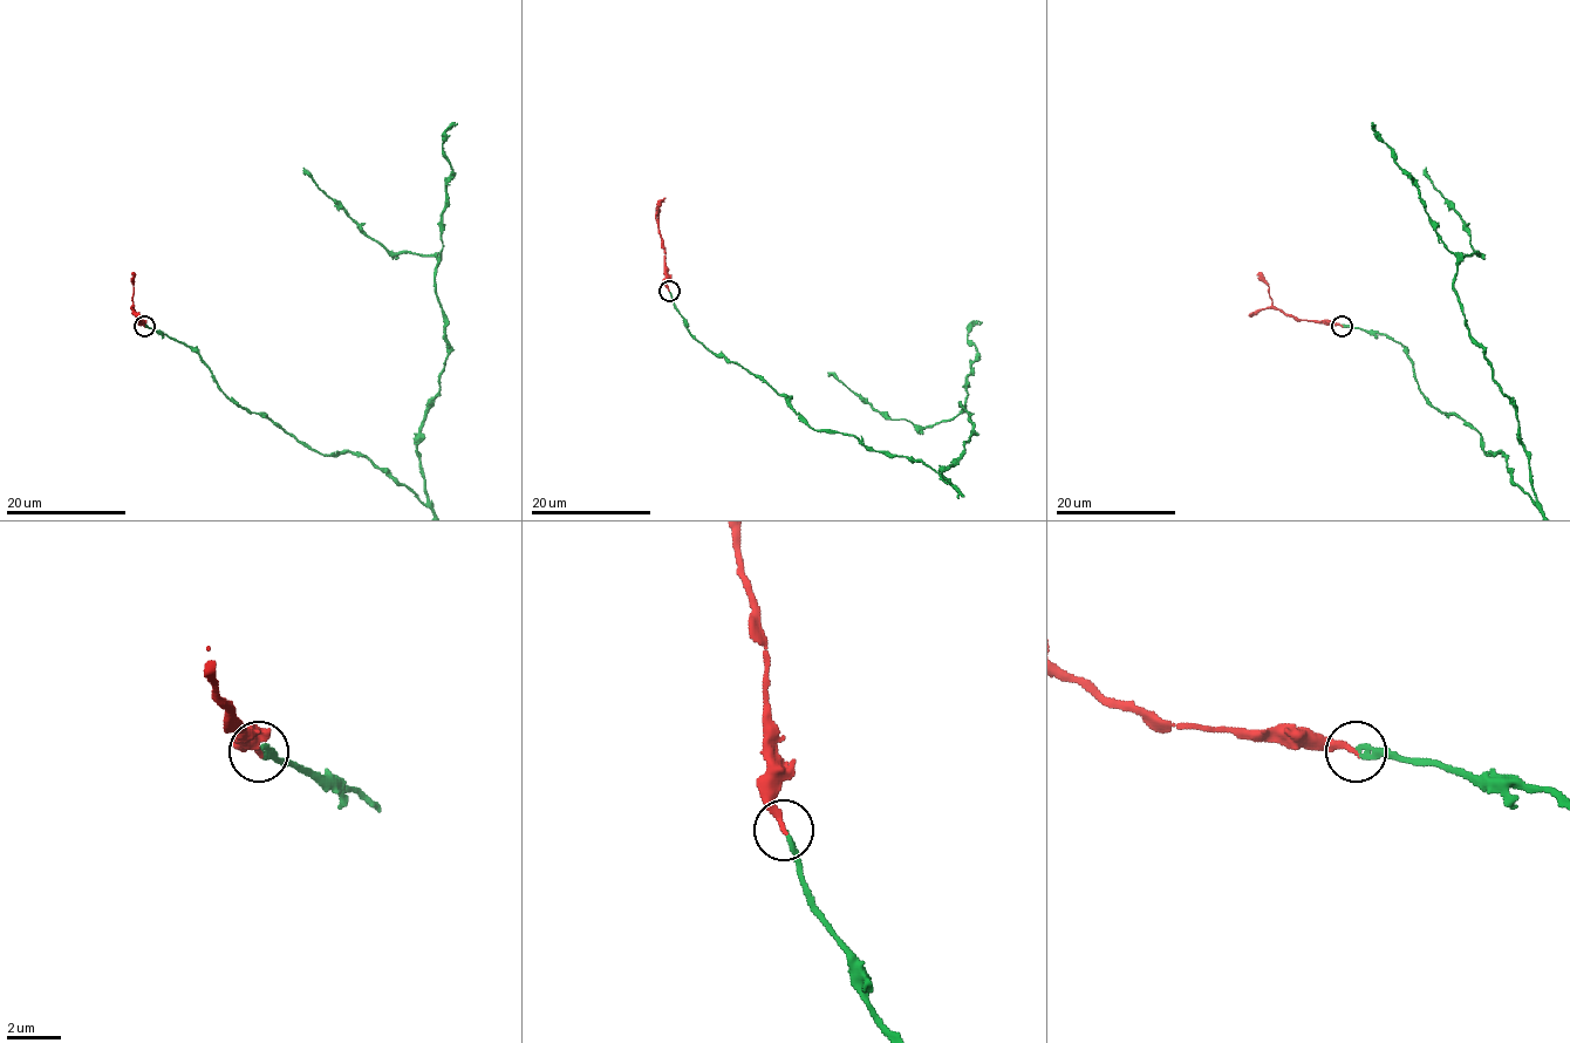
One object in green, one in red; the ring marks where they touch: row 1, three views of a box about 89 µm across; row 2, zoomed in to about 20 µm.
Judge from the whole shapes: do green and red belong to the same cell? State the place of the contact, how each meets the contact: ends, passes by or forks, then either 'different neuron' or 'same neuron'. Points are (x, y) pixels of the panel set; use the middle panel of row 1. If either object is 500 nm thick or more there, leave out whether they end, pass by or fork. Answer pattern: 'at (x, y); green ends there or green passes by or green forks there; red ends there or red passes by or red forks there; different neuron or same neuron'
at (669, 291); green ends there; red ends there; same neuron

